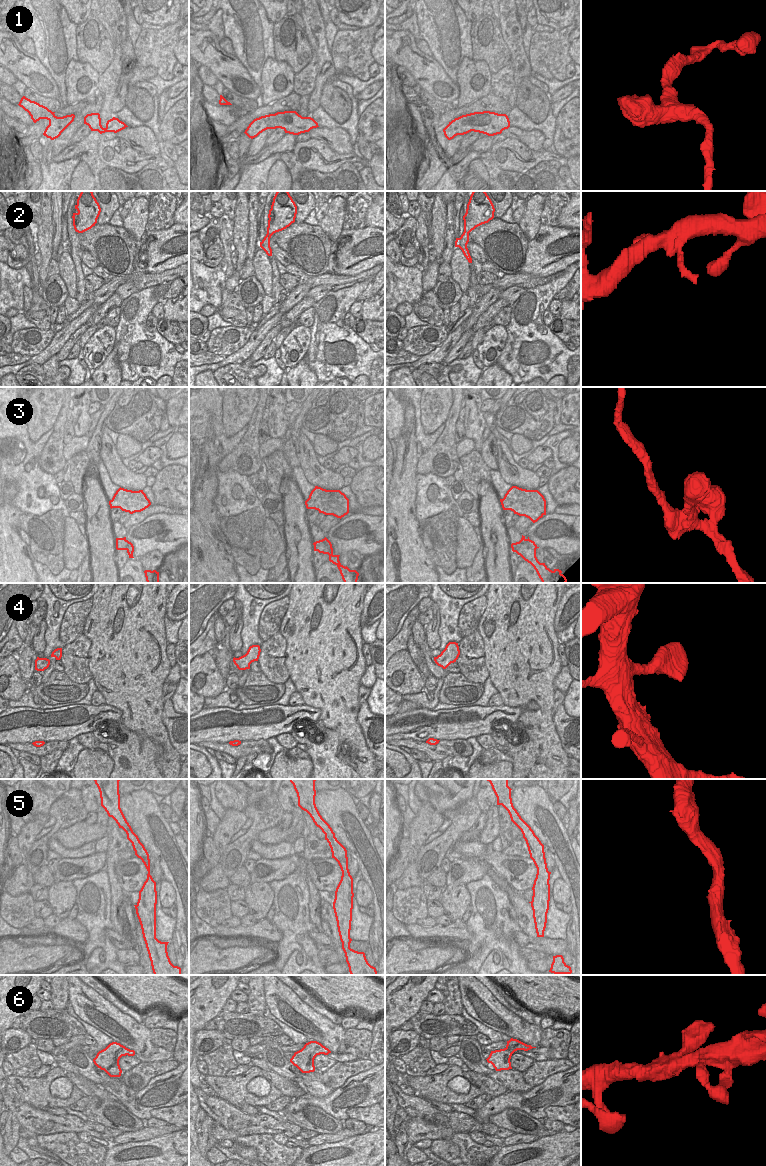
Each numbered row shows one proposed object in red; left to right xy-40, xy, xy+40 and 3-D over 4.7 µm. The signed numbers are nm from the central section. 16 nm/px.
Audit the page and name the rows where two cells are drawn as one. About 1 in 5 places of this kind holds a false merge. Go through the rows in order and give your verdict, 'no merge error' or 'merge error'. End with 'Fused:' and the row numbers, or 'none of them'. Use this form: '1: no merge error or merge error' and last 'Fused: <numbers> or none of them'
1: no merge error
2: no merge error
3: no merge error
4: no merge error
5: no merge error
6: no merge error
Fused: none of them

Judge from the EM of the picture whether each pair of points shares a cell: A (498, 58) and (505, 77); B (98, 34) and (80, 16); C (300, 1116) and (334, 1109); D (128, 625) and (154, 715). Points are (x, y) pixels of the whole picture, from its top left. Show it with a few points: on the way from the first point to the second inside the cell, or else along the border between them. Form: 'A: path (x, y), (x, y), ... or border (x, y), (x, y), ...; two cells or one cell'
A: border (509, 59), (505, 65), (492, 74); two cells
B: border (90, 15), (77, 25); two cells
C: border (302, 1109), (309, 1105), (315, 1105), (341, 1121); two cells
D: path (128, 647), (130, 676), (138, 693); one cell

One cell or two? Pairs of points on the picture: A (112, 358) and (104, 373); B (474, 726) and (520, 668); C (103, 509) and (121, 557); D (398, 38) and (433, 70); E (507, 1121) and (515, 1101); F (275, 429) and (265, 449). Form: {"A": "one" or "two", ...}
{"A": "one", "B": "two", "C": "two", "D": "one", "E": "two", "F": "two"}

